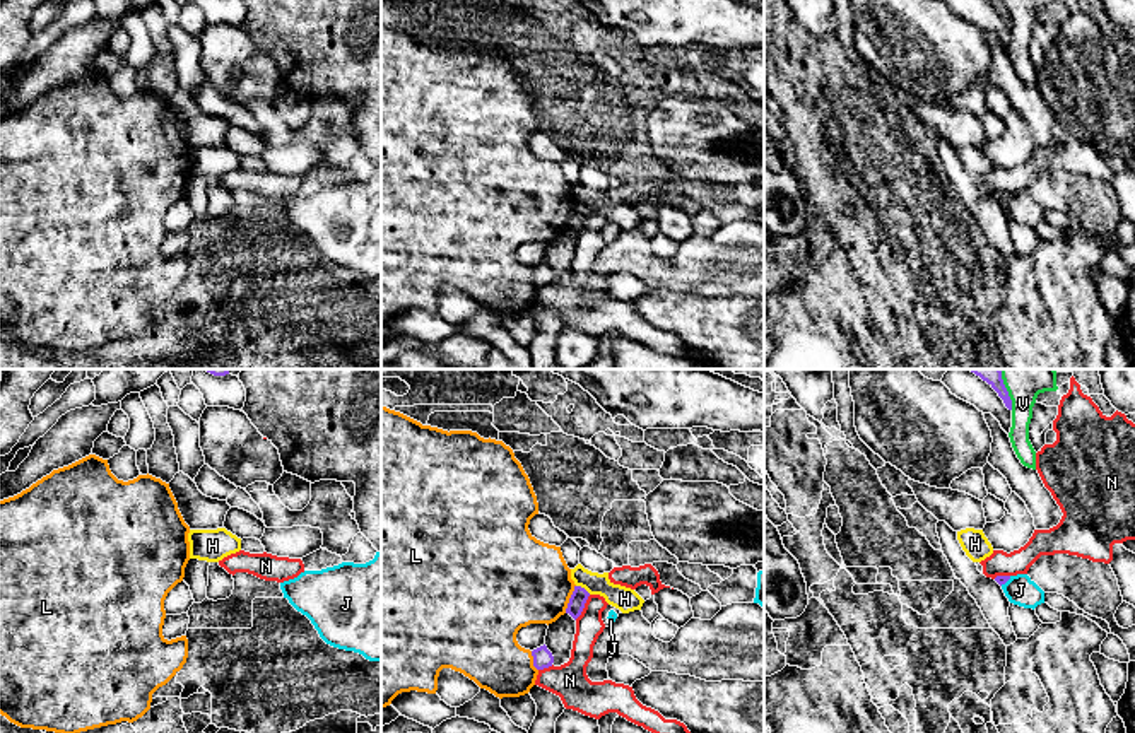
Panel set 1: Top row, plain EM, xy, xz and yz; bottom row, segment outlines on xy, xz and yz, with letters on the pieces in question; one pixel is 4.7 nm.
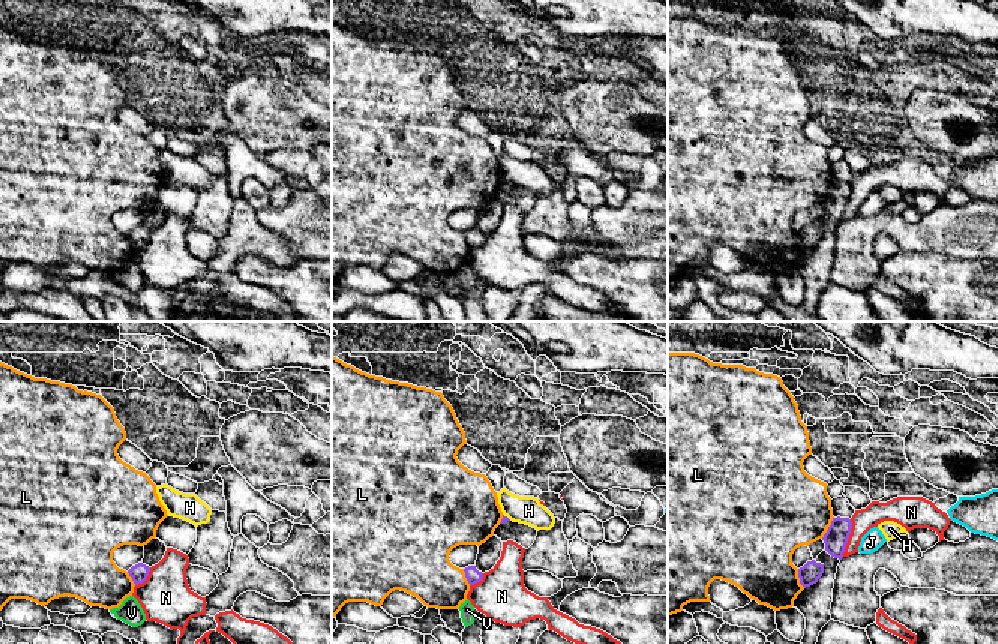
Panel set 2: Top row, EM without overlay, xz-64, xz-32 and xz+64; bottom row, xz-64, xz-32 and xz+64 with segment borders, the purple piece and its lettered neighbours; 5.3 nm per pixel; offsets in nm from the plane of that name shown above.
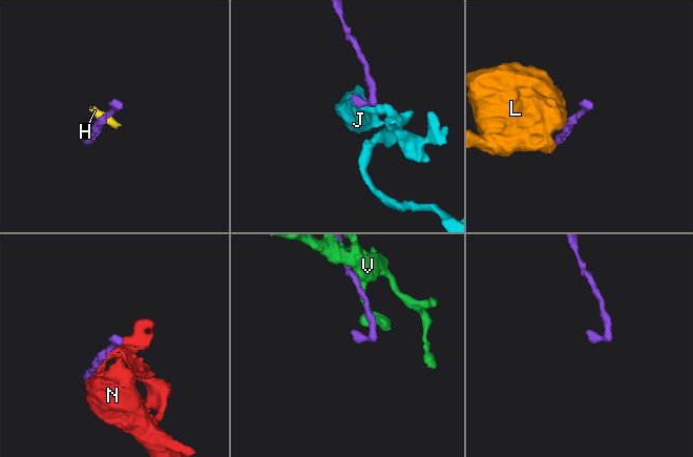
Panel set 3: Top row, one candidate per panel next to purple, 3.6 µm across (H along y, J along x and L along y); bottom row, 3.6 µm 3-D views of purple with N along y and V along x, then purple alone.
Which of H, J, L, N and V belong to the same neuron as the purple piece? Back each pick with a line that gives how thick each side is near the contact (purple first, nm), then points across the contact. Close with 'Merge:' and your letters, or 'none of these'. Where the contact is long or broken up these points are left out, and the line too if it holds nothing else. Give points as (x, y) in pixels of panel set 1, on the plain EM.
Merge: none of these

